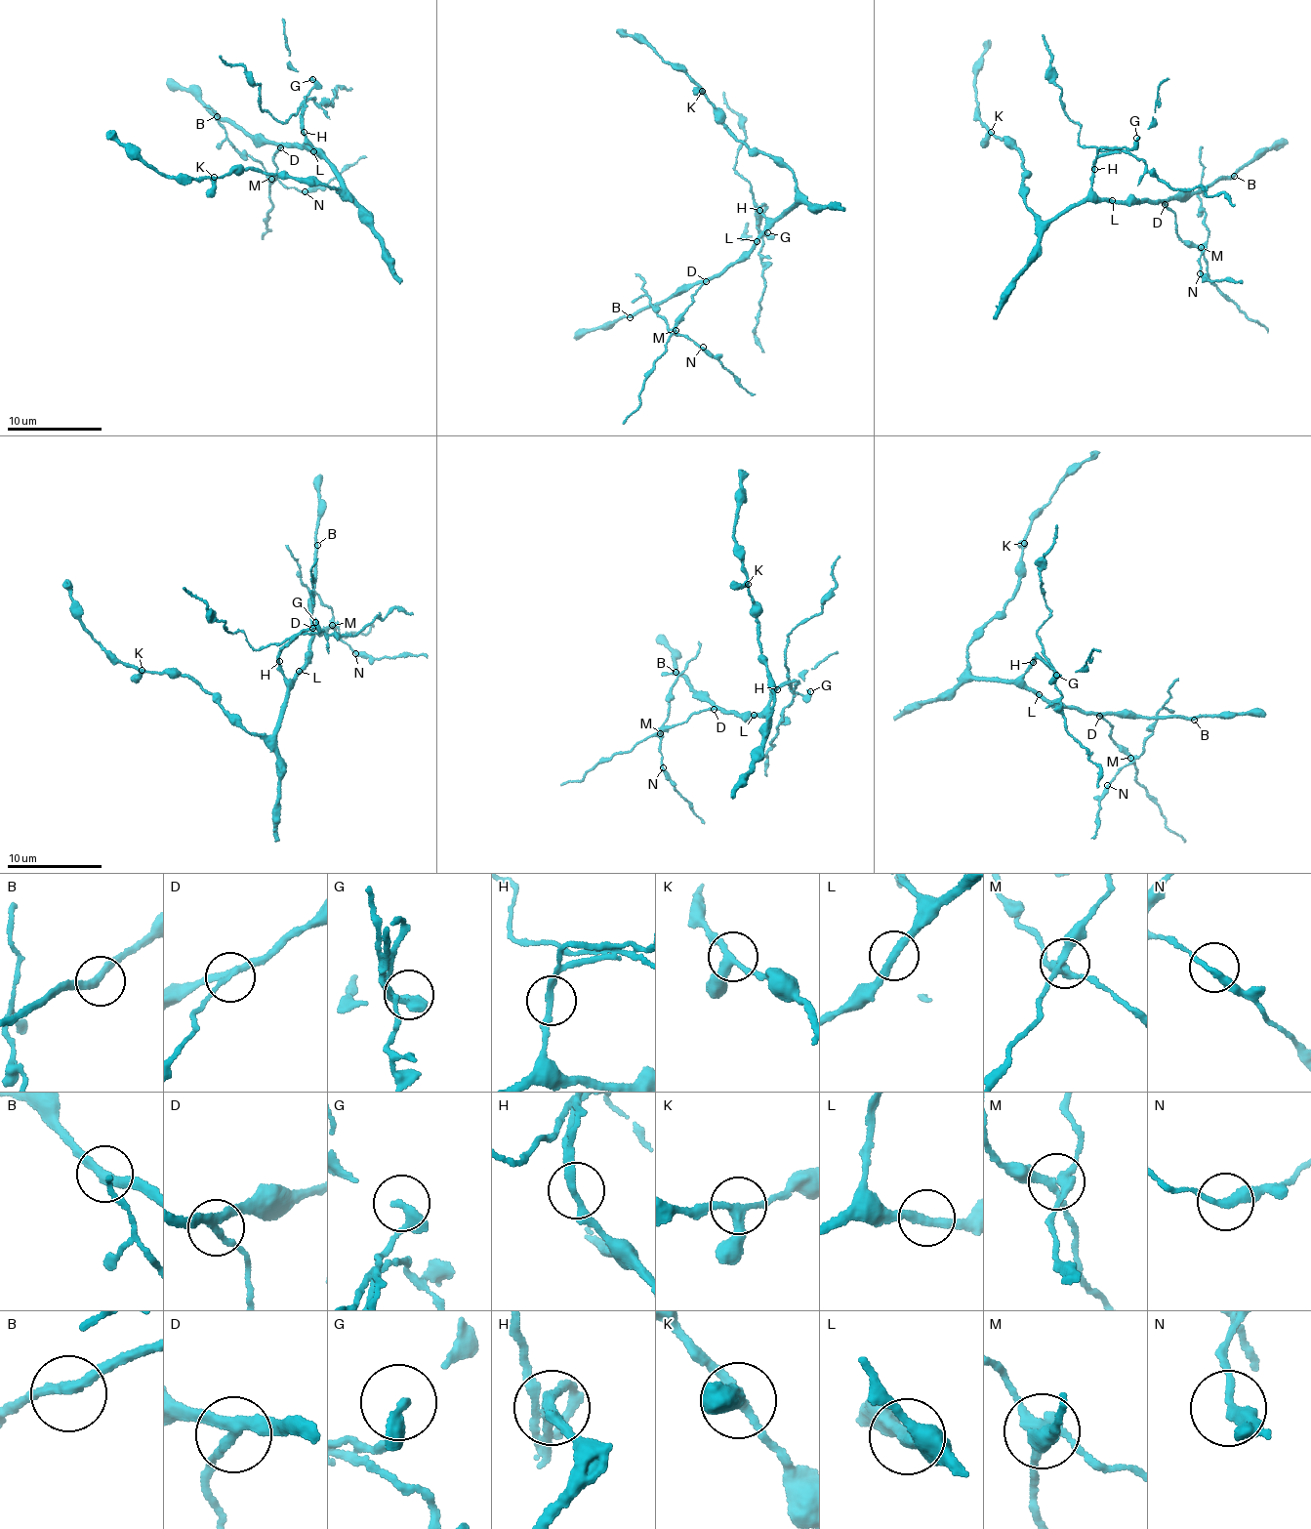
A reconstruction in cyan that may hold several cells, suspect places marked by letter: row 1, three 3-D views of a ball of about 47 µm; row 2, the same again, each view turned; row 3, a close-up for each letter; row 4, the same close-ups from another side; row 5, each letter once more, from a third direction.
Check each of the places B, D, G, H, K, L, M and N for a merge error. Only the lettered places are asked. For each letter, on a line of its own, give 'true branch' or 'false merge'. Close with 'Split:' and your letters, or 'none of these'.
B: true branch
D: false merge
G: true branch
H: false merge
K: true branch
L: true branch
M: false merge
N: true branch
Split: D, H, M

